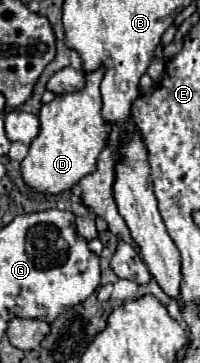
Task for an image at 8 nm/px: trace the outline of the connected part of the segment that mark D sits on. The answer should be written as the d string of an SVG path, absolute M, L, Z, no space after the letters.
M101 65L99 69L85 73L83 89L67 95L57 95L51 103L41 107L41 131L29 145L29 155L21 161L23 181L31 189L55 195L65 189L71 189L81 177L95 171L97 157L107 145L107 137L111 133L111 123L107 123L101 115L99 83L103 75L105 67Z

